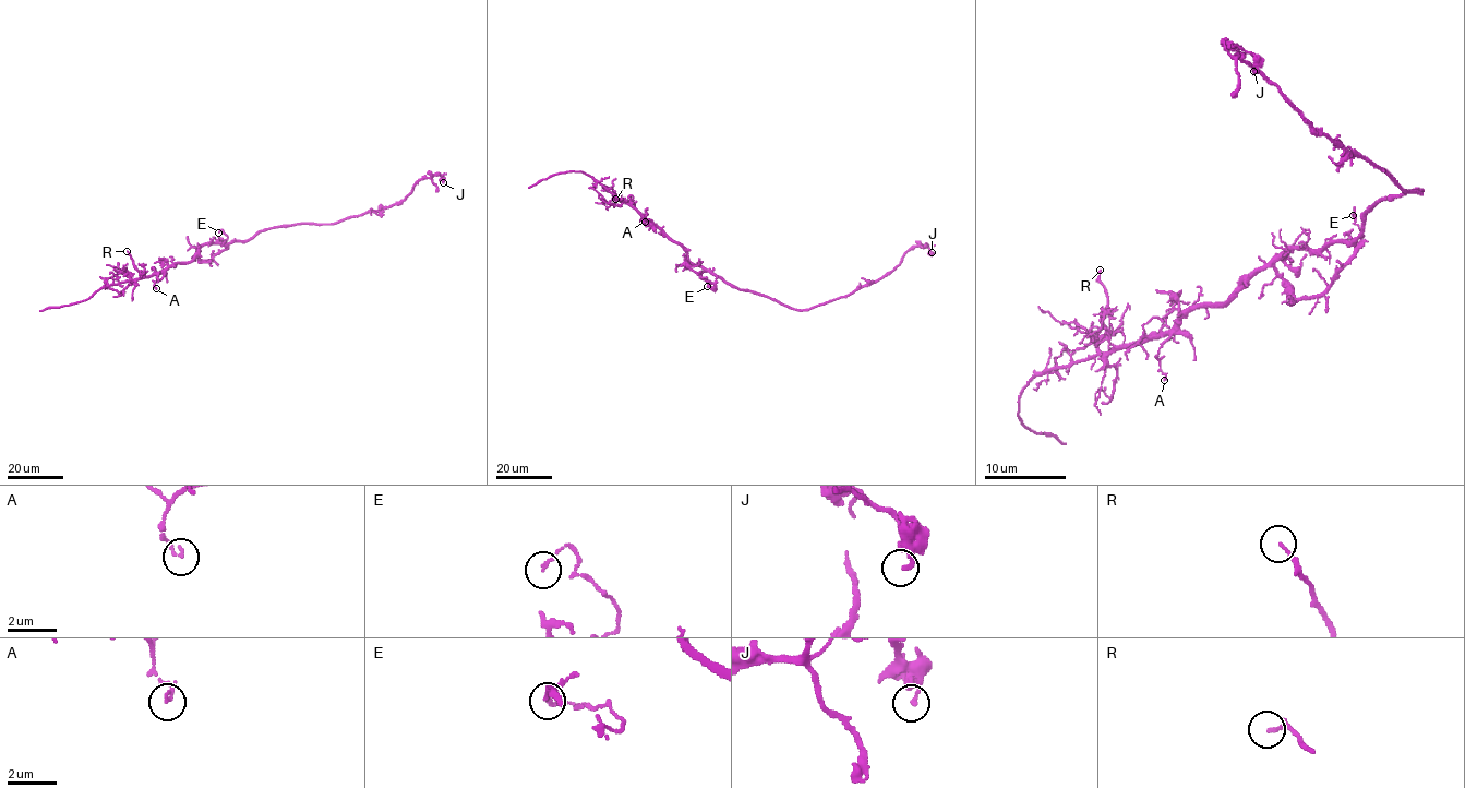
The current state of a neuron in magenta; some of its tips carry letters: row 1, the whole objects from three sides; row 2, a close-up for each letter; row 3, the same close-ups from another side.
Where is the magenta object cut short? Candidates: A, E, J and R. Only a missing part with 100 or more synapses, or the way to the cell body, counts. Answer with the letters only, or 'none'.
none

